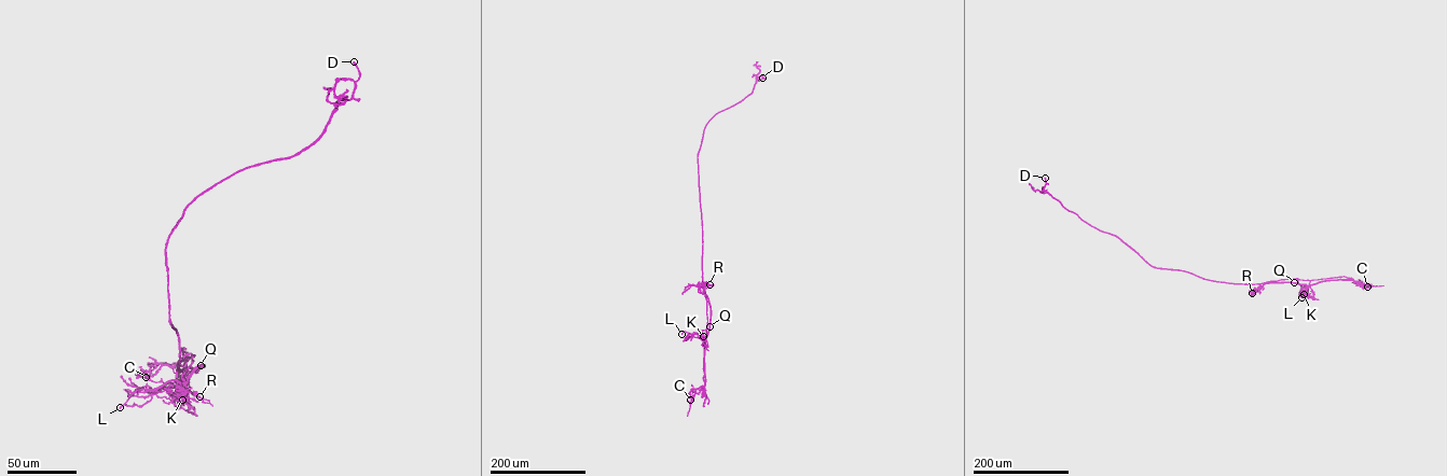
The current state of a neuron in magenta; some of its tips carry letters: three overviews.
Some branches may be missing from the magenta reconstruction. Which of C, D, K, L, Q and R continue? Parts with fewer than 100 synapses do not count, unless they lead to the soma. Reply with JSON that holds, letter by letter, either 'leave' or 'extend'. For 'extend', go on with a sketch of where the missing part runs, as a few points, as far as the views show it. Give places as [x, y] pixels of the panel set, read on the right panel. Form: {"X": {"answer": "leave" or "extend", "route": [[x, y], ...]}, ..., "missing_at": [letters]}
{"C": {"answer": "leave"}, "D": {"answer": "leave"}, "K": {"answer": "leave"}, "L": {"answer": "extend", "route": [[1301, 297], [1299, 304], [1285, 303]]}, "Q": {"answer": "leave"}, "R": {"answer": "leave"}, "missing_at": ["L"]}

